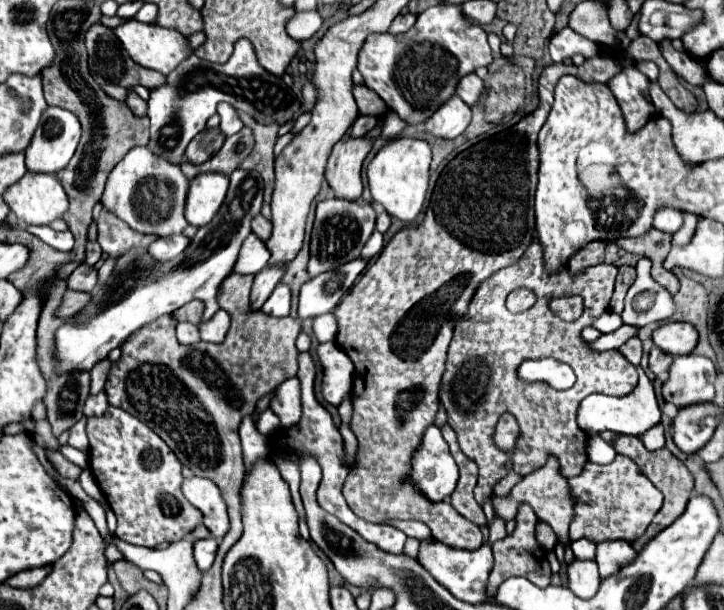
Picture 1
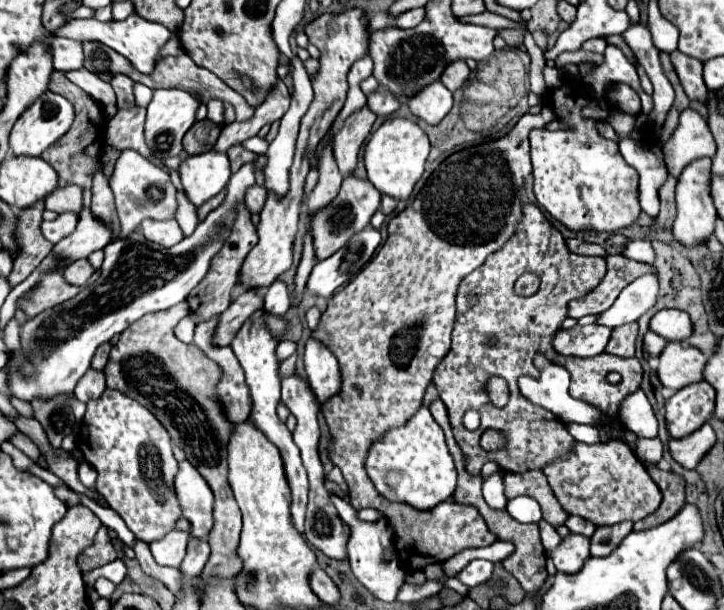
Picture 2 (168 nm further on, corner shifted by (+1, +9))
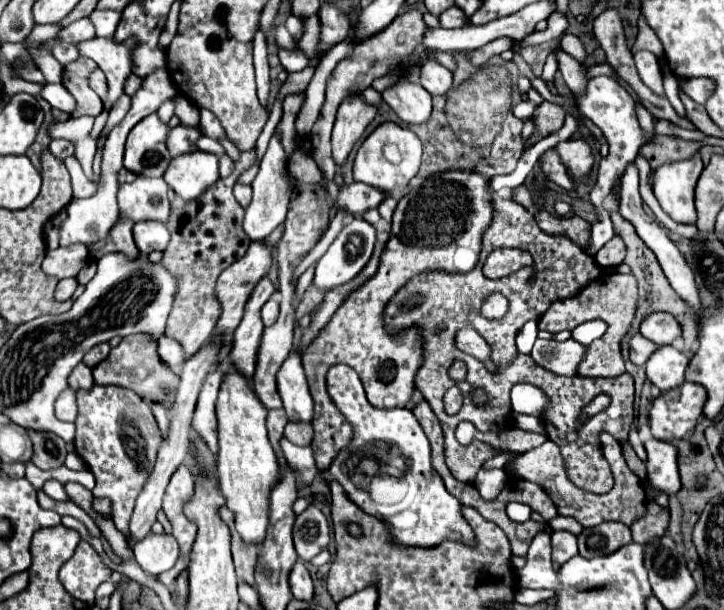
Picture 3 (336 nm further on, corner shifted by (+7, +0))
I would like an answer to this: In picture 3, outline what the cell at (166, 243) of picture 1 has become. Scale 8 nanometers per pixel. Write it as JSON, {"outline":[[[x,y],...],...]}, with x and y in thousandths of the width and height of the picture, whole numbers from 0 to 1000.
{"outline":[[[192,362],[184,369],[184,392],[195,415],[222,411],[233,398],[233,379],[220,362]]]}

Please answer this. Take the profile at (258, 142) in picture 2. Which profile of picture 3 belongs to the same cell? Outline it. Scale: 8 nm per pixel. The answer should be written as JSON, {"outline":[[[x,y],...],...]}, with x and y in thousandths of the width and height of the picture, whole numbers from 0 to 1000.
{"outline":[[[278,221],[278,225],[272,228],[272,244],[289,248],[289,251],[294,251],[294,254],[300,254],[300,257],[305,257],[305,254],[311,251],[308,241],[305,241],[305,234],[300,234],[297,228],[291,228],[291,225],[286,225],[286,221]]]}

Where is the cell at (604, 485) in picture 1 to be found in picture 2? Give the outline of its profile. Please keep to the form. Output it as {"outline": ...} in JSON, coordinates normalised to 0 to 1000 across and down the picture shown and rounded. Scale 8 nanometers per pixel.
{"outline":[[[797,725],[791,741],[750,770],[772,826],[786,846],[802,846],[822,862],[844,862],[852,856],[880,856],[913,826],[913,803],[880,754],[877,741],[860,725],[805,728]]]}

